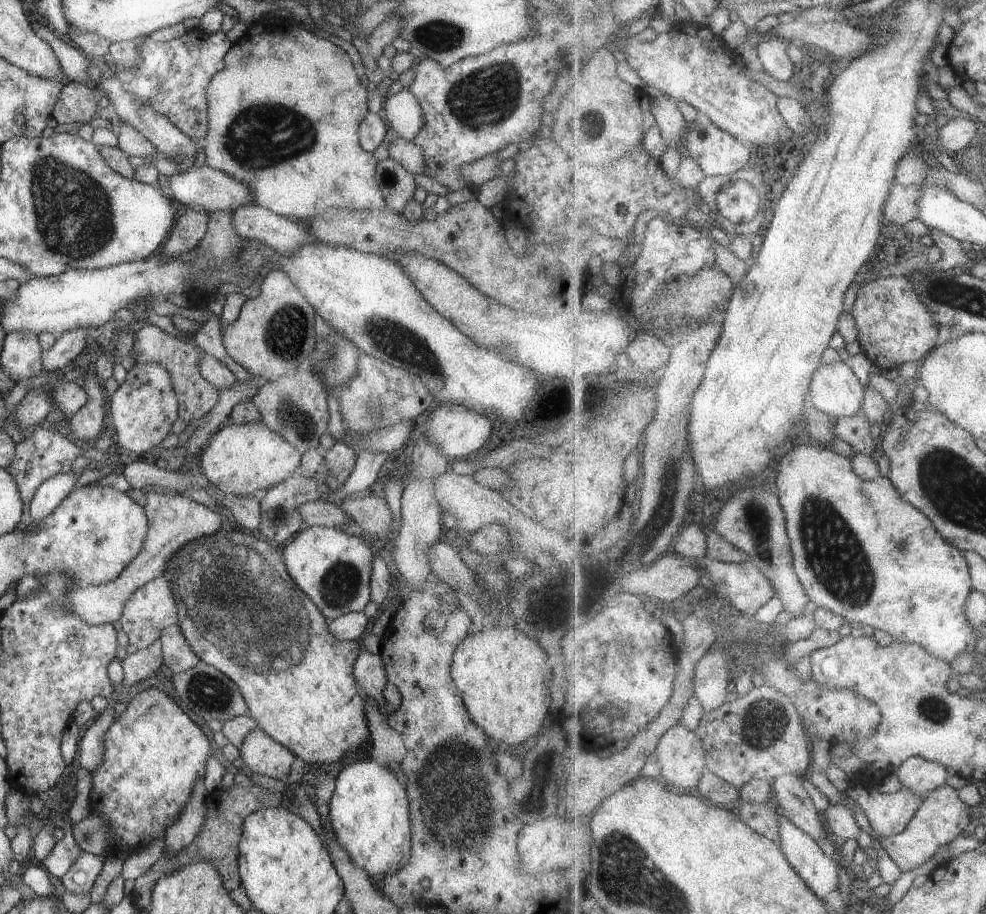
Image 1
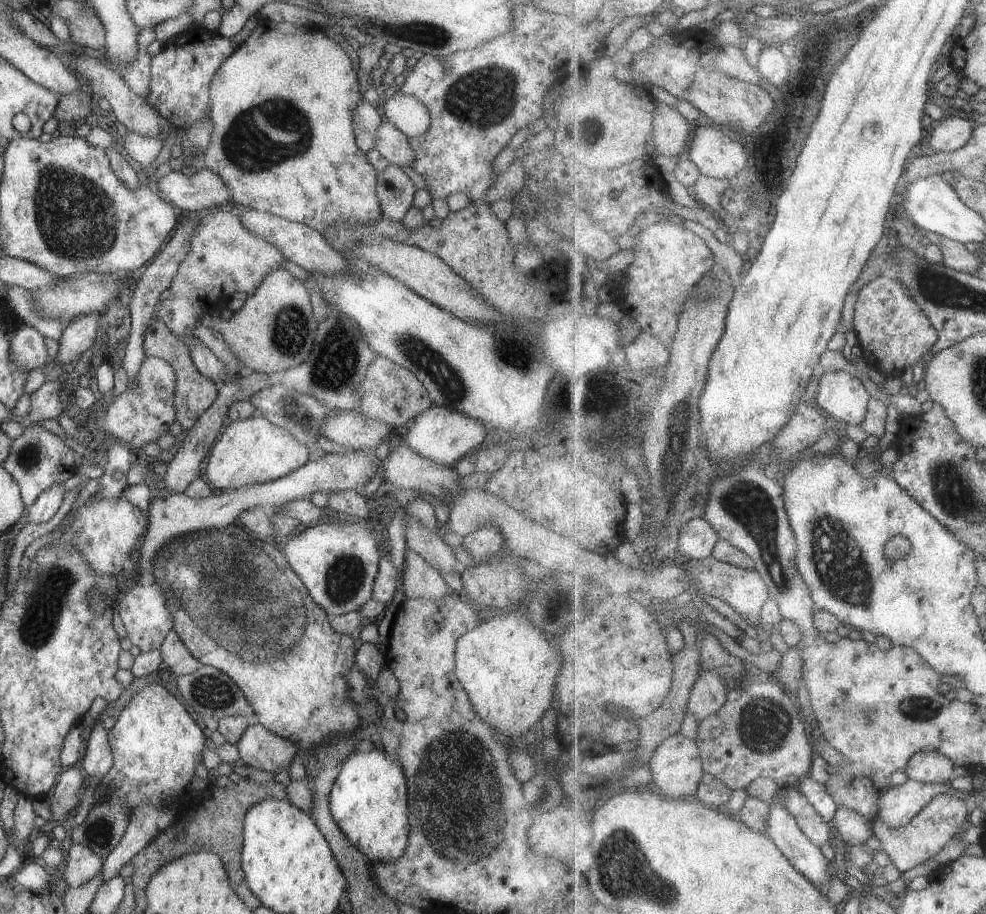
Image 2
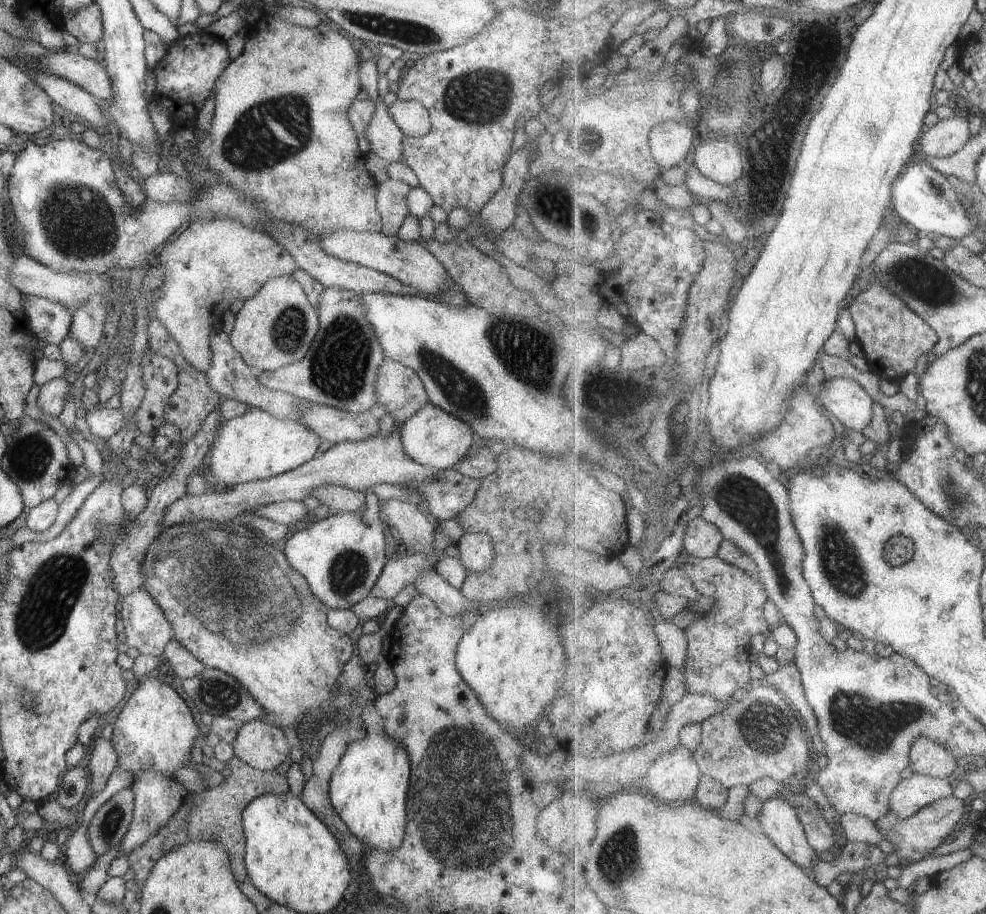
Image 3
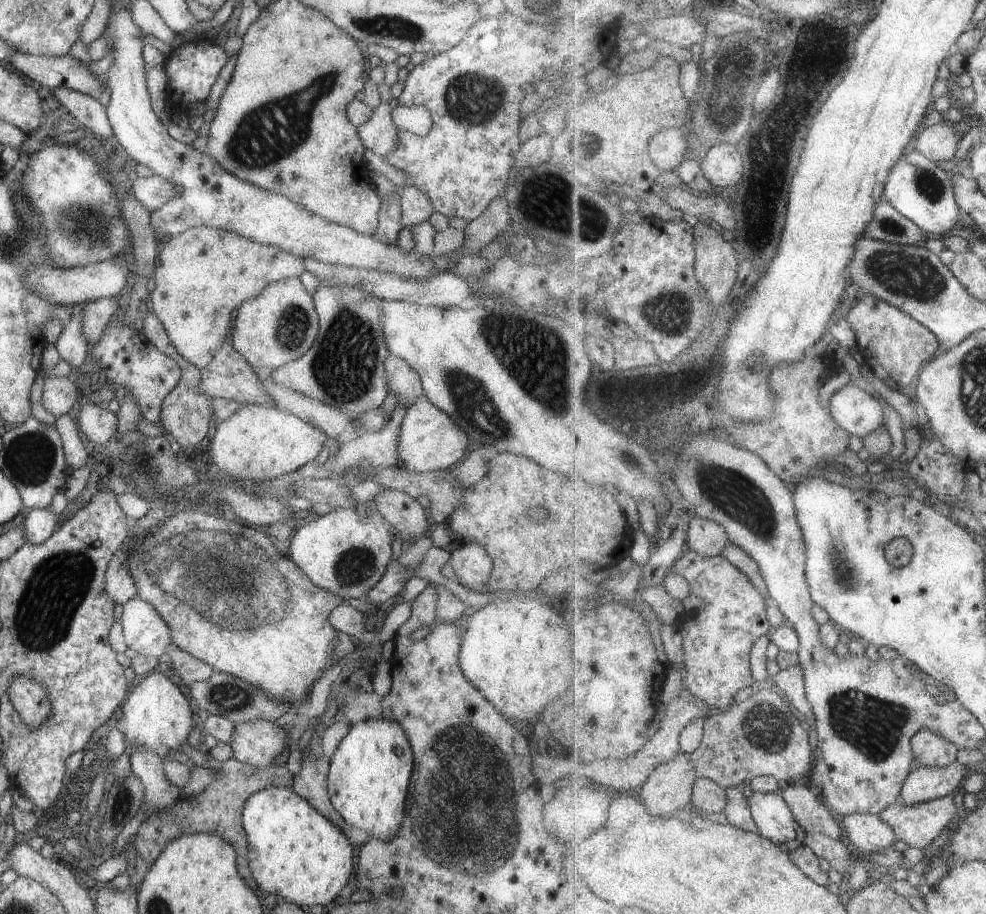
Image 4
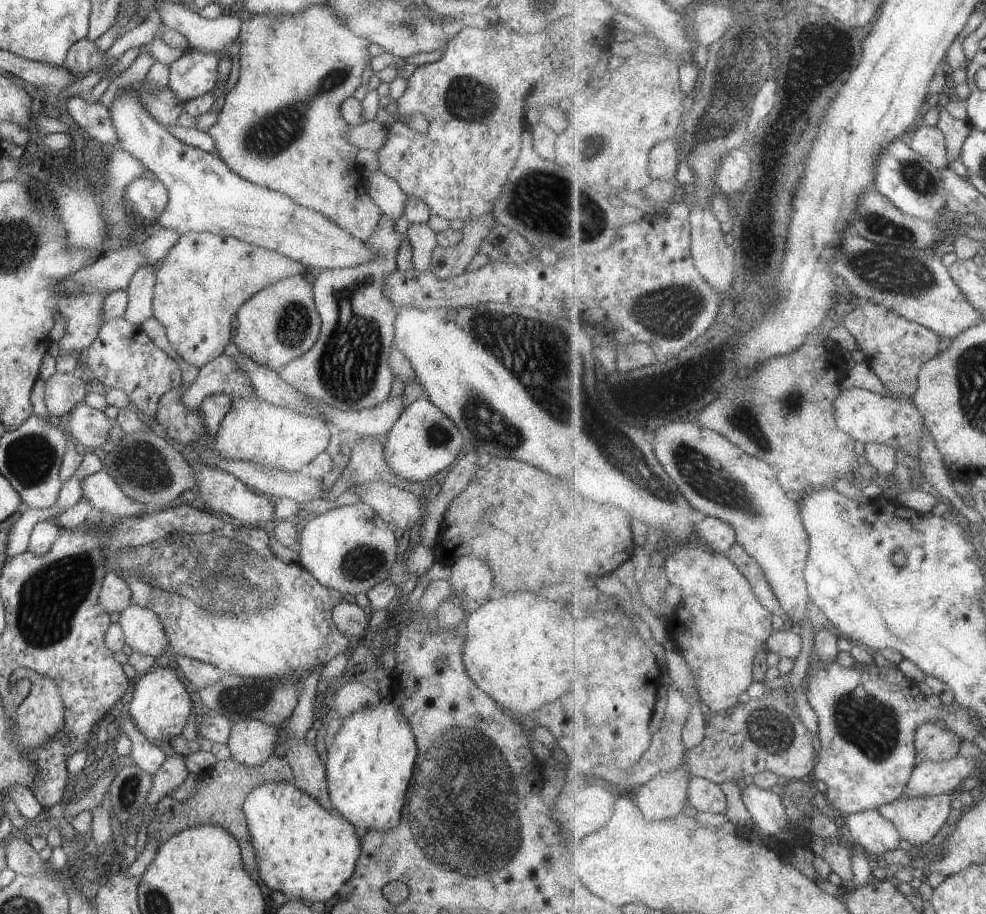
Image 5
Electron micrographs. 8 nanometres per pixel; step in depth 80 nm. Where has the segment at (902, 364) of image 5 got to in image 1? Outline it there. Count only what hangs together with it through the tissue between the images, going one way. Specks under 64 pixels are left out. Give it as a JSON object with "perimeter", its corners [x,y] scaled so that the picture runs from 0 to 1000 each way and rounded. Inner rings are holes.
{"perimeter":[[[905,302],[881,311],[876,309],[863,342],[870,360],[869,372],[877,383],[877,389],[901,410],[906,410],[919,396],[933,399],[936,389],[951,379],[953,361],[946,350],[946,341],[934,330],[921,303]]]}

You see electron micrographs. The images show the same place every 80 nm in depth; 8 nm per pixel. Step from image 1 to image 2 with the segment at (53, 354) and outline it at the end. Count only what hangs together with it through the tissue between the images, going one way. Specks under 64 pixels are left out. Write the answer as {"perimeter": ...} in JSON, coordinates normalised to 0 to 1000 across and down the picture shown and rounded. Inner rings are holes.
{"perimeter":[[[86,344],[86,346],[78,346],[78,348],[74,348],[72,353],[65,359],[62,370],[58,373],[60,376],[60,385],[58,385],[56,395],[53,397],[73,397],[76,389],[93,382],[96,374],[98,359],[105,351],[106,348],[102,347],[101,344]]]}

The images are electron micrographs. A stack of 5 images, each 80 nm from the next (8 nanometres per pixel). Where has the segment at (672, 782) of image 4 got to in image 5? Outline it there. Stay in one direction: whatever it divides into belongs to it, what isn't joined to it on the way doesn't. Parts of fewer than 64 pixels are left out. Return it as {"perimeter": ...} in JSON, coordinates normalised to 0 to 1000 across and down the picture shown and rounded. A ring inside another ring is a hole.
{"perimeter":[[[695,834],[683,845],[668,847],[666,851],[648,862],[645,880],[656,899],[671,899],[692,893],[699,874],[699,856],[702,848]]]}

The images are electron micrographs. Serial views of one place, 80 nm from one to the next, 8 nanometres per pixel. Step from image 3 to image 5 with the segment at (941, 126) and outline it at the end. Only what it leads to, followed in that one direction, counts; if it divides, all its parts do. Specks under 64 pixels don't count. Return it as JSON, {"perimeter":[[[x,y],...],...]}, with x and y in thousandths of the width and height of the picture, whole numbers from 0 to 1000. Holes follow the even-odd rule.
{"perimeter":[[[931,137],[924,147],[923,160],[938,175],[942,175],[950,186],[962,182],[962,168],[958,160],[958,149],[949,138]]]}

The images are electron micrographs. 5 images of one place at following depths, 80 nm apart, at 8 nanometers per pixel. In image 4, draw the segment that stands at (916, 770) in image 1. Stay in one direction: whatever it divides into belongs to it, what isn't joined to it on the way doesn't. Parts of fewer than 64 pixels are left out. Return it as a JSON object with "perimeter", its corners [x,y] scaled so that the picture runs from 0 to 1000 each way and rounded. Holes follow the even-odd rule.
{"perimeter":[[[942,796],[934,799],[925,809],[925,818],[926,826],[930,827],[935,839],[958,840],[971,835],[971,814]]]}

